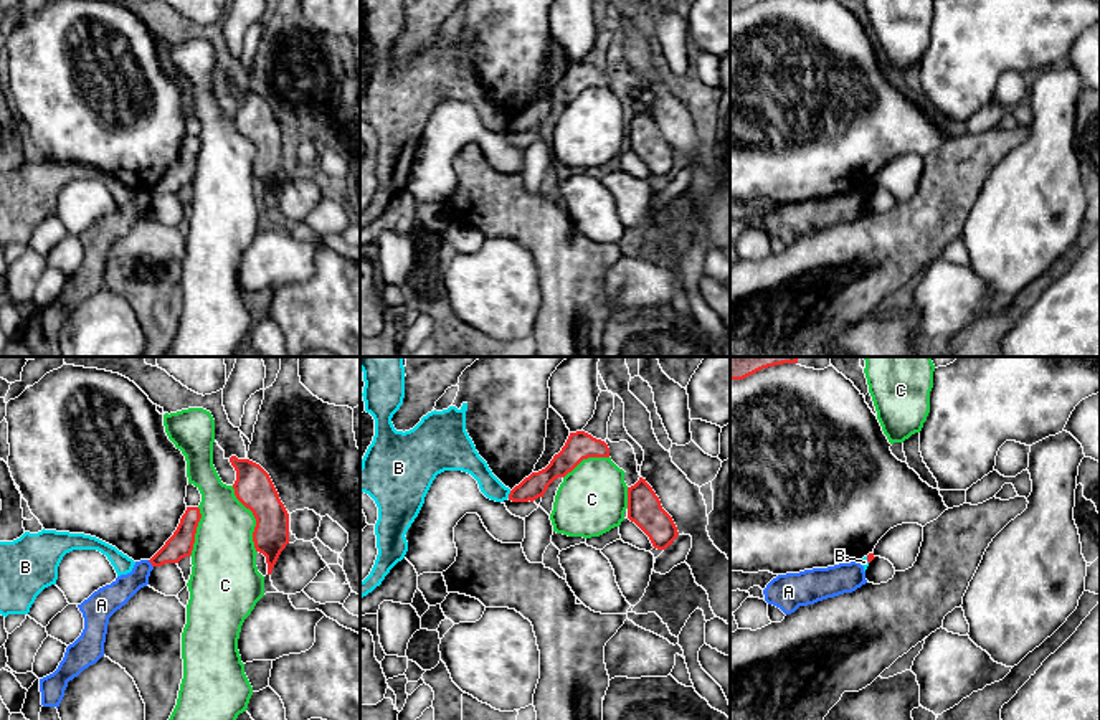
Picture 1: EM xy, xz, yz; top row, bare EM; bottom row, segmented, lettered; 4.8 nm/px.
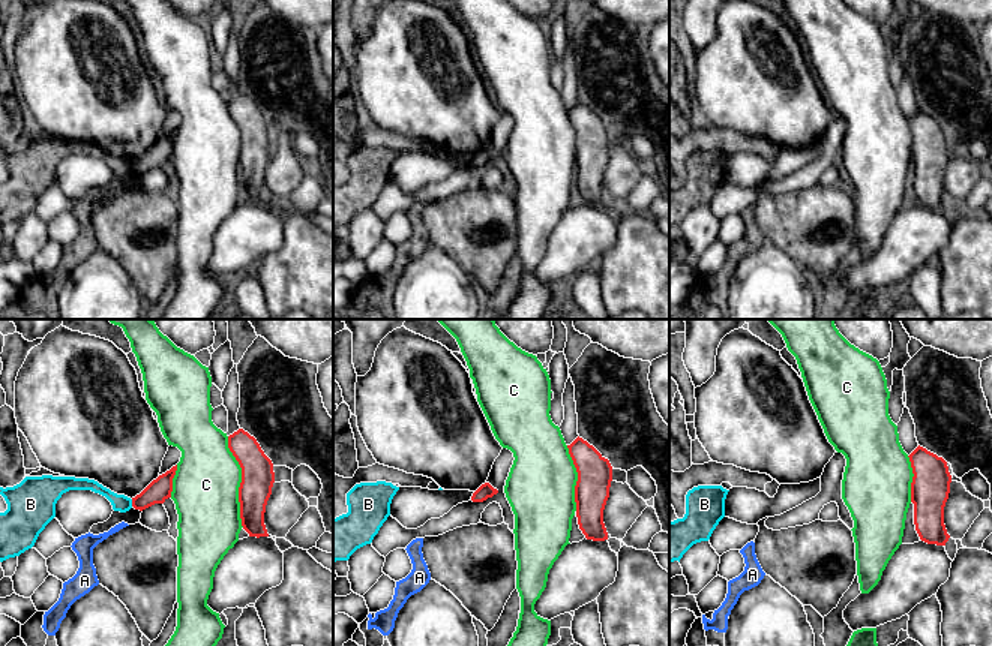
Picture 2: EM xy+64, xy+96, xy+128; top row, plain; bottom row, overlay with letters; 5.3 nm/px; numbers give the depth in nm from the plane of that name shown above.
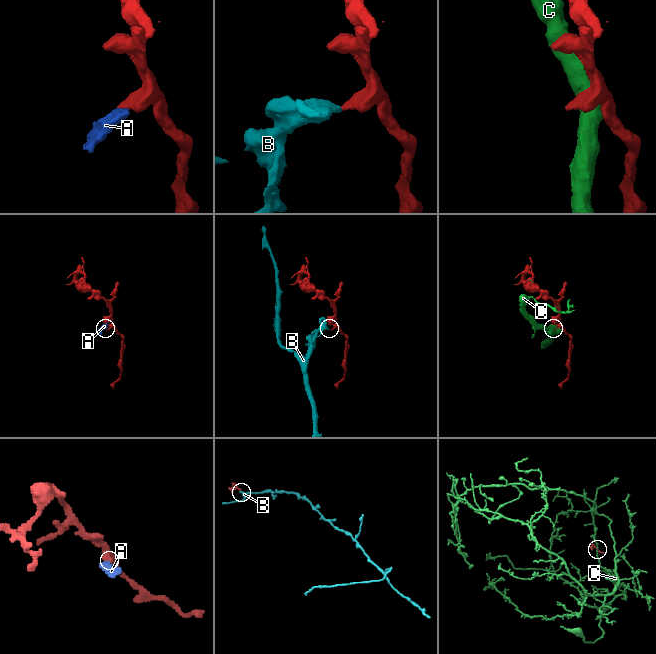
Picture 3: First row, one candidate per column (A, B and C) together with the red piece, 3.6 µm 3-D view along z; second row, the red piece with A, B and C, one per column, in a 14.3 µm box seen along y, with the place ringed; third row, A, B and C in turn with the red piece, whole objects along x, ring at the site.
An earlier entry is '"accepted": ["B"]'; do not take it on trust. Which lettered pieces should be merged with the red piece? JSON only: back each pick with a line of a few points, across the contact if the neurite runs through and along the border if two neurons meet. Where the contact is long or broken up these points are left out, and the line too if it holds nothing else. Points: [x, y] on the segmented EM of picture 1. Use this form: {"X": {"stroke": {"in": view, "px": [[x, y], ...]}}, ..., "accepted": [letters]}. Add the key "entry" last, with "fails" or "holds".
{"accepted": [], "entry": "fails"}

